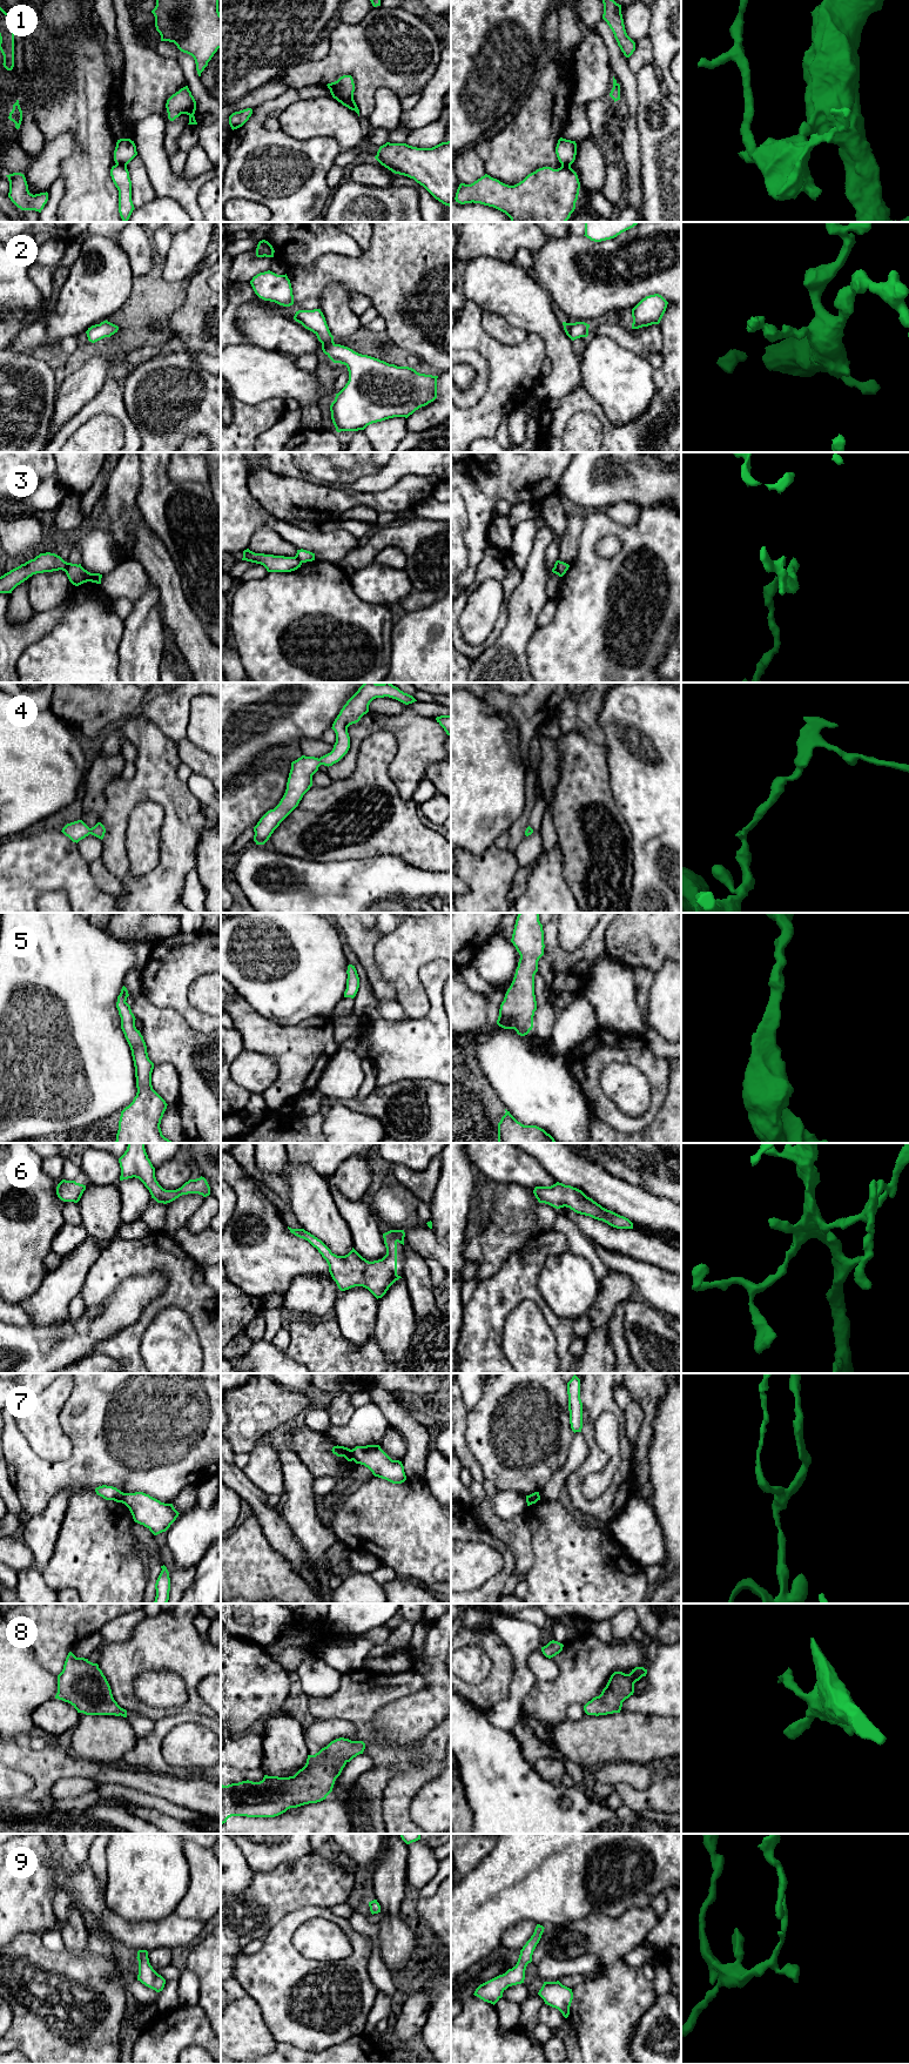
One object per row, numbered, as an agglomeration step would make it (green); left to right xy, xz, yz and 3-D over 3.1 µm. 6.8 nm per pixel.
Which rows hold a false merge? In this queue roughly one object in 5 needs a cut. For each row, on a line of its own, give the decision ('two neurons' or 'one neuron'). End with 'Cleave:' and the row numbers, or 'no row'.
1: two neurons
2: one neuron
3: two neurons
4: one neuron
5: one neuron
6: one neuron
7: two neurons
8: one neuron
9: one neuron
Cleave: 1, 3, 7

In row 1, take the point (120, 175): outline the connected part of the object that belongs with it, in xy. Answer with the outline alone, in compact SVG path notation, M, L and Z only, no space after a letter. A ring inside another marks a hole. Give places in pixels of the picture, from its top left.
M115 164L110 169L110 176L119 190L119 213L123 222L128 222L134 208L132 201L132 181L126 166Z

